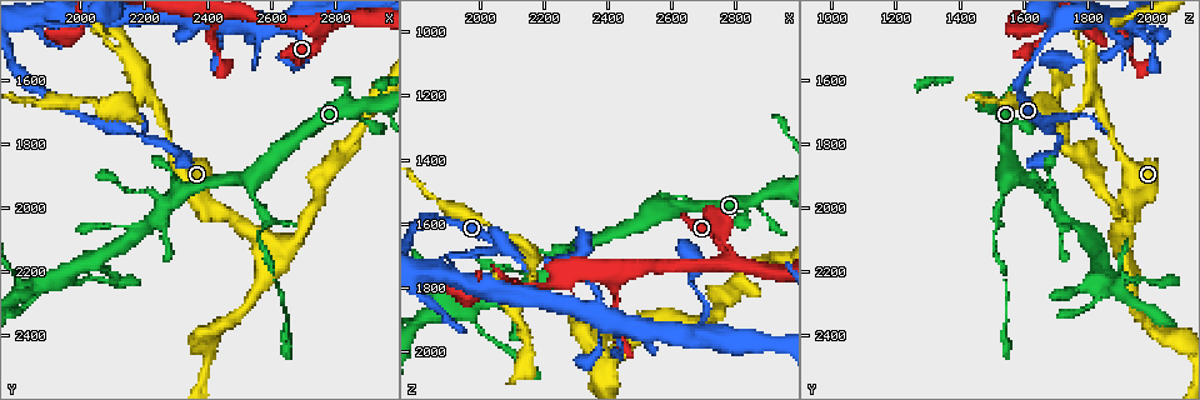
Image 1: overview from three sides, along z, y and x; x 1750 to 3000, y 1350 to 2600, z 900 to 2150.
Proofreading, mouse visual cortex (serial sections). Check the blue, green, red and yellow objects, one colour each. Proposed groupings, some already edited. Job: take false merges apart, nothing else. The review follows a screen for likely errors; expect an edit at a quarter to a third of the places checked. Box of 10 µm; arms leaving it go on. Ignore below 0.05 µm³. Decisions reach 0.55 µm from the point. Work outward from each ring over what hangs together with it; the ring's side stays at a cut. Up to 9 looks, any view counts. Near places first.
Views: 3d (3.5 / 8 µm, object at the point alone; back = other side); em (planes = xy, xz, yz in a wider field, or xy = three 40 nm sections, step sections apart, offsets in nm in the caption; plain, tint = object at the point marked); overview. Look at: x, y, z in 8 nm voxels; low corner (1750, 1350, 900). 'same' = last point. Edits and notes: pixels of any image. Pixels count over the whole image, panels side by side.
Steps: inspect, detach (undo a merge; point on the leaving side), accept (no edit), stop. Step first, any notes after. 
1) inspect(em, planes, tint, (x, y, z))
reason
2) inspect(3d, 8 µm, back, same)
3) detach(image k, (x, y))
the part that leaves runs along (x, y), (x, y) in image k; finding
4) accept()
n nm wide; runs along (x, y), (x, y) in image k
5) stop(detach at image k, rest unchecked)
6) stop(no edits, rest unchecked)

inspect(3d, 3.5 µm, back, (2620, 2120, 1900))

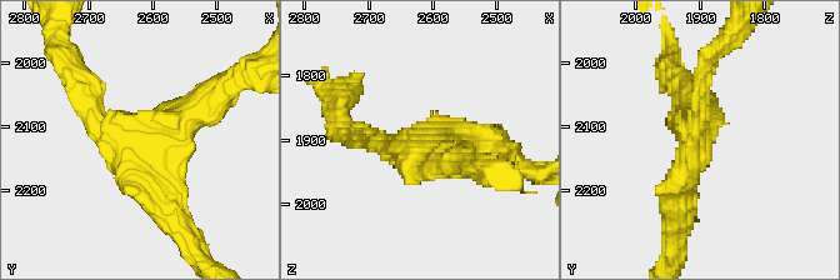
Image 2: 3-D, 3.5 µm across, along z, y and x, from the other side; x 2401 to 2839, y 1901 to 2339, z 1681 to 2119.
inspect(em, planes, tint, (2610, 2120, 1905))
3 arms; arms of 250, 350, 450 nm

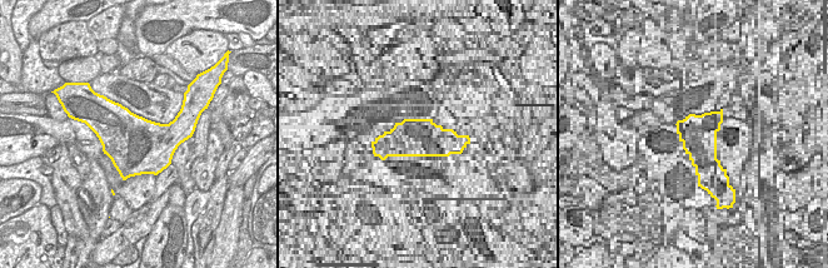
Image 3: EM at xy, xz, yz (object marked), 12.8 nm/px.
accept()
runs along (218, 94), (145, 136), (173, 213) in image 2; one cell here

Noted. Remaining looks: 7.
inspect(3d, 3.5 µm, (2200, 1630, 1810))

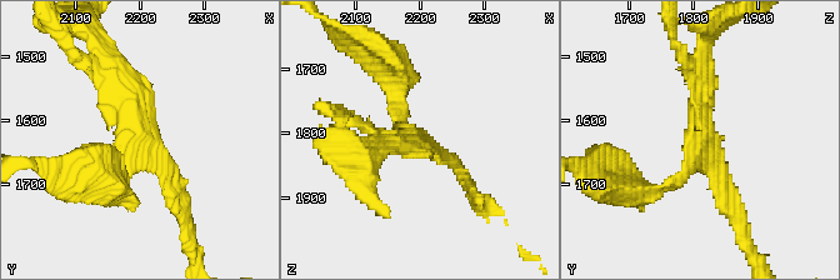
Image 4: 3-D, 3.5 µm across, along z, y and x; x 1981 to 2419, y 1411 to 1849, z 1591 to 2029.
inspect(em, xy, step 5, tint, (2195, 1625, 1815))
3 arms; arms of 150, 200, 300 nm

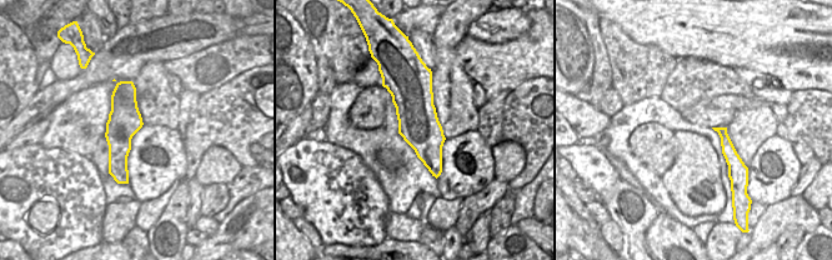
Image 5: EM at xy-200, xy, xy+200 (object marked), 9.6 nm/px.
accept()
runs along (129, 84), (119, 131), (124, 179) in image 5; continuous, no second cell

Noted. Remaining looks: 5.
inspect(3d, 8 µm, (1990, 2190, 1830))
a fork

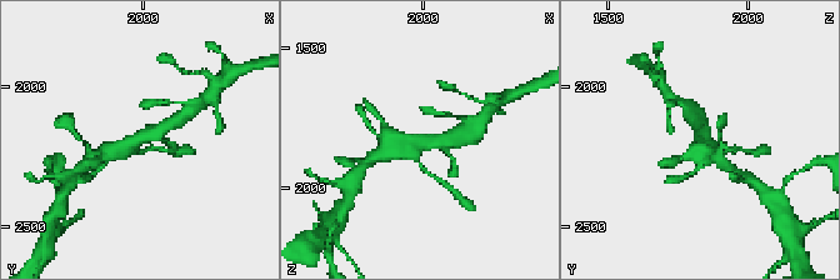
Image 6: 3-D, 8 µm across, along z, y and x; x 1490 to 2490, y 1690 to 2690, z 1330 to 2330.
inspect(em, xy, step 5, tint, same)

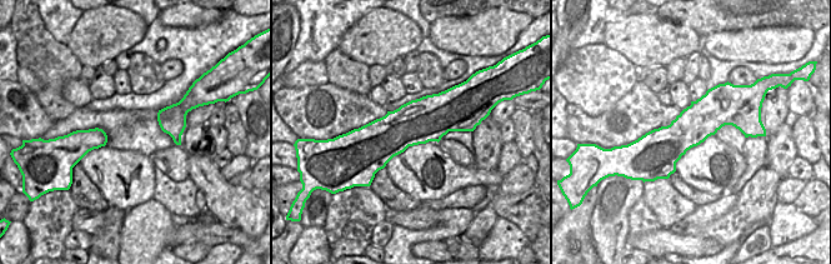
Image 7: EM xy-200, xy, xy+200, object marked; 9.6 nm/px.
accept()
runs along (173, 121), (124, 149), (109, 150) in image 6; all the same cell

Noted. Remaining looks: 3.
inspect(3d, 3.5 µm, (2380, 1440, 1930))
four or more arms meet

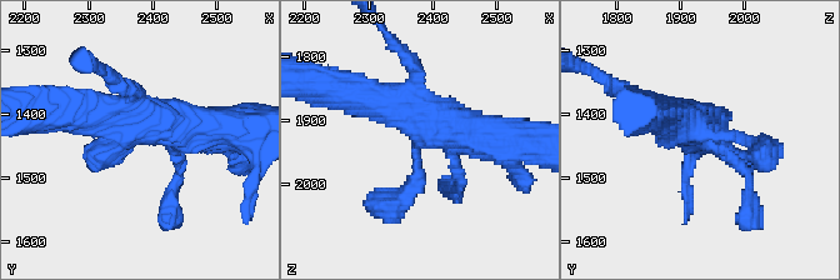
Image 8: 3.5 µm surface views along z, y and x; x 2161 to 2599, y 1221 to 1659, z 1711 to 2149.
inspect(em, xy, step 5, tint, (2375, 1430, 1935))
need the tissue

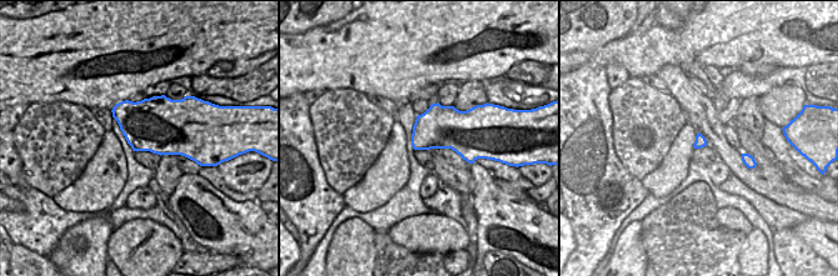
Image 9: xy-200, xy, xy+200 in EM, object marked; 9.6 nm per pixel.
accept()
one cell here

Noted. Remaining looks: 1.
stop(no edits, rest unchecked)

